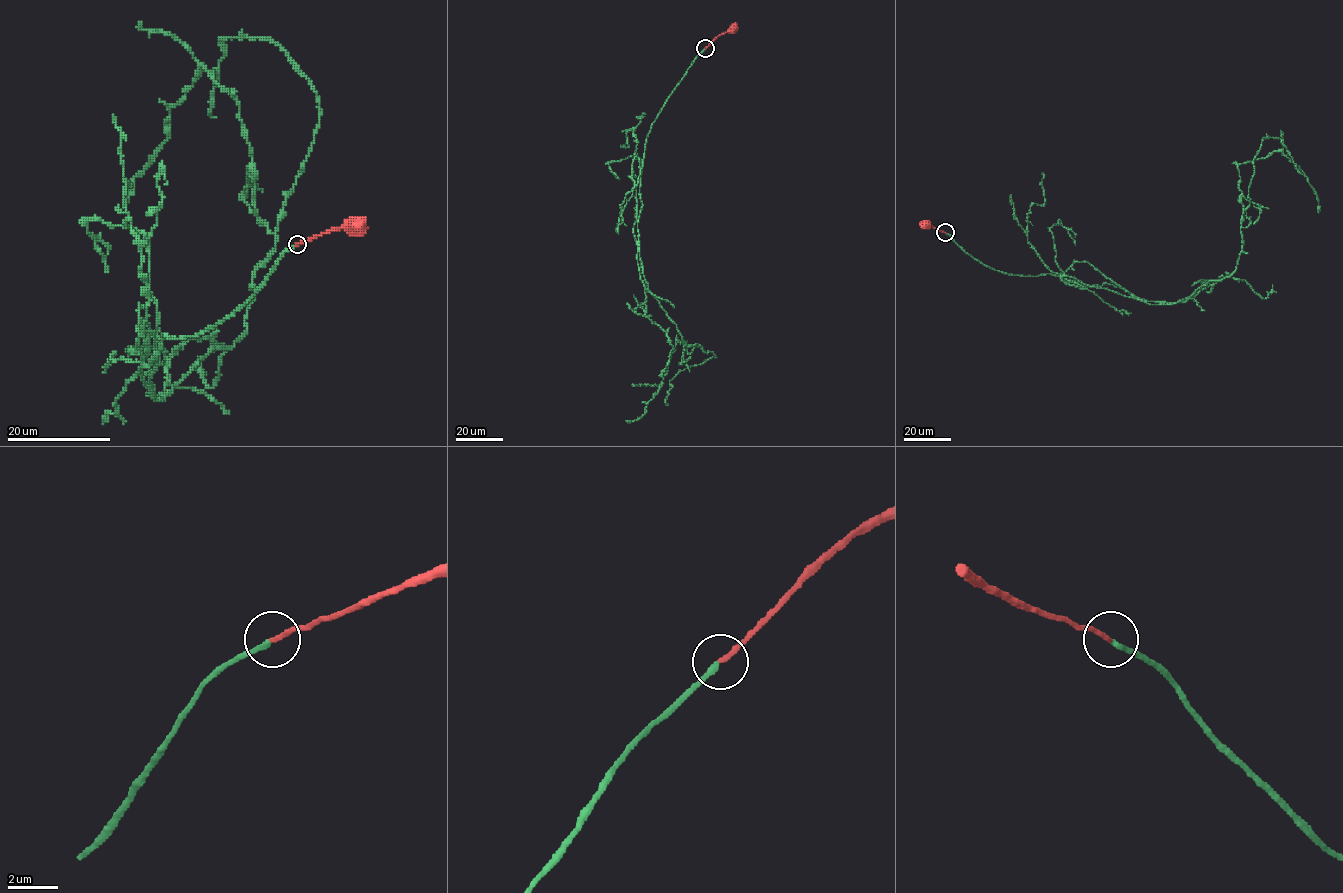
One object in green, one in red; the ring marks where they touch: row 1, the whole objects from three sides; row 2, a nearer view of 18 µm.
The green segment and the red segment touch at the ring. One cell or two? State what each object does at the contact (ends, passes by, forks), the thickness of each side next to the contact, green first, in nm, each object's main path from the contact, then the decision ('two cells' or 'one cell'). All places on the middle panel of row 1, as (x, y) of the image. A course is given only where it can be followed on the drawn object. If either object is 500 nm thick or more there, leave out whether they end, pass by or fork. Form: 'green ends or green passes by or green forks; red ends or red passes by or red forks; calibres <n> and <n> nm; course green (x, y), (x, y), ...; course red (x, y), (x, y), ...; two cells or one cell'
green ends; red ends; calibres 220 and 180 nm; course green (705, 48), (650, 128), (637, 221), (648, 289), (696, 343), (687, 353), (677, 340), (658, 393), (627, 421); course red (705, 48), (719, 36), (733, 30); one cell

